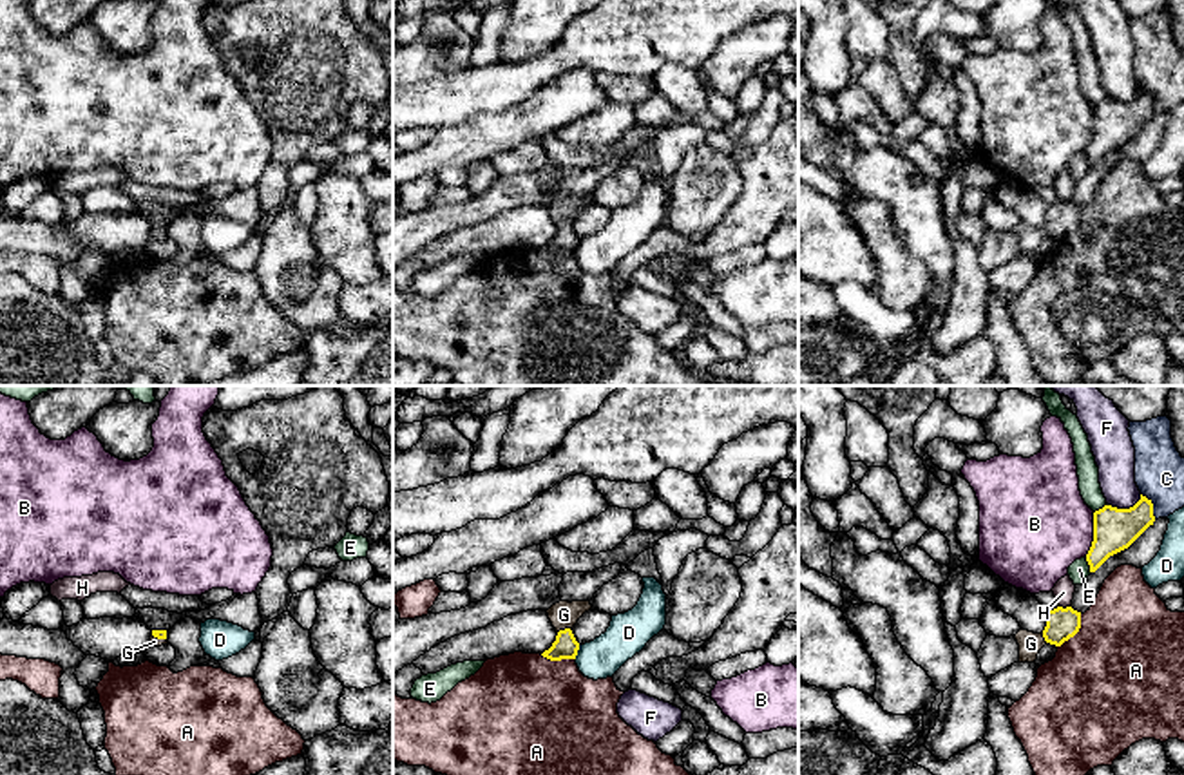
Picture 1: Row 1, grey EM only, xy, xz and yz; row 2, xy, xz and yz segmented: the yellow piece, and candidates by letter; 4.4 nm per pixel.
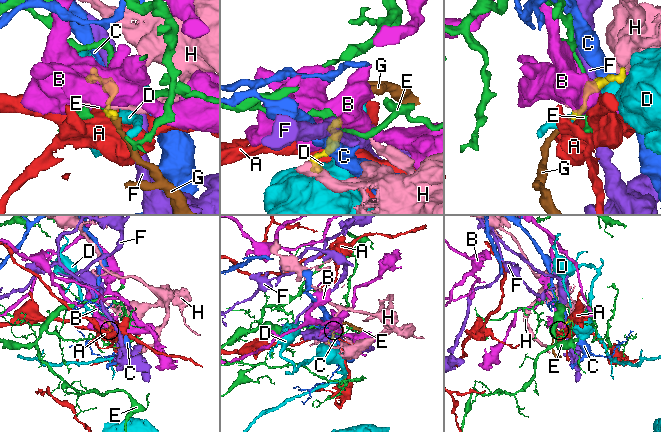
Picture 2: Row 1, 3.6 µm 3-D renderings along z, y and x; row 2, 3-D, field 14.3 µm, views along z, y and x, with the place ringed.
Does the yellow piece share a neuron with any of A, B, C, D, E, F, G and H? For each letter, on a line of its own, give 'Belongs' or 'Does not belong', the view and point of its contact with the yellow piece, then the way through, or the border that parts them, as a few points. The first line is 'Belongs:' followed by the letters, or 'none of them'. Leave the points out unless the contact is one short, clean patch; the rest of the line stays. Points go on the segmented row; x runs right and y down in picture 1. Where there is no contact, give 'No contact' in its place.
Belongs: G
A: Does not belong. Touches yellow at yz (1076, 632). Boundary: yz (1081, 614), (1078, 631), (1058, 647)
B: Does not belong. Touches yellow at yz (1094, 535). Boundary: yz (1094, 513), (1094, 540), (1085, 556)
C: Does not belong. Touches yellow at yz (1152, 506). Boundary: yz (1141, 493), (1152, 504), (1155, 518)
D: Does not belong. Touches yellow at xz (576, 652)
E: Does not belong. Touches yellow at yz (1088, 564)
F: Does not belong. Touches yellow at yz (1125, 509). Boundary: yz (1141, 495), (1128, 507), (1108, 506)
G: Belongs. Touches yellow at xz (565, 629). Path across: xz (565, 647), (565, 629), (563, 614)
H: Does not belong. Touches yellow at yz (1067, 607). Boundary: yz (1059, 605), (1069, 607)

